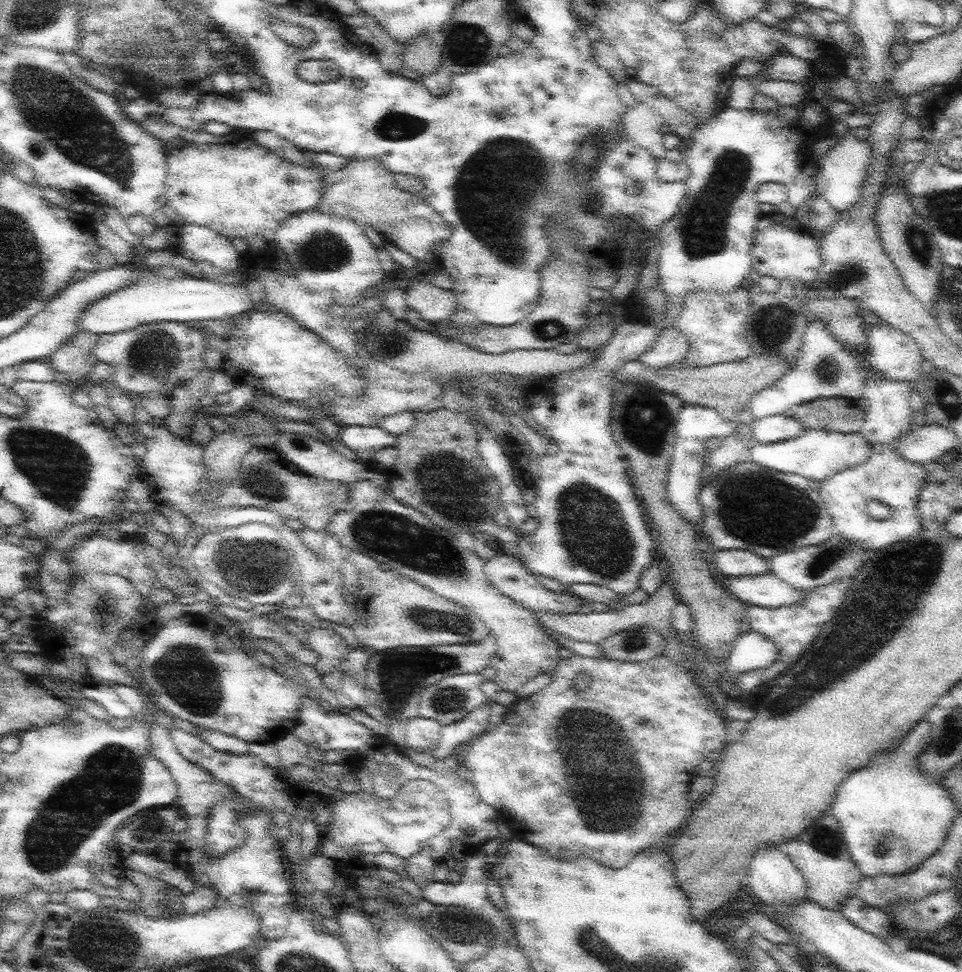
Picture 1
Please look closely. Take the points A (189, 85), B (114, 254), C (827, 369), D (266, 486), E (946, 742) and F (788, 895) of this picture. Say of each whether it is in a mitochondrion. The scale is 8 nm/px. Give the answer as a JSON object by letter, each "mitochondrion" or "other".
{"A":"other","B":"other","C":"mitochondrion","D":"mitochondrion","E":"mitochondrion","F":"other"}

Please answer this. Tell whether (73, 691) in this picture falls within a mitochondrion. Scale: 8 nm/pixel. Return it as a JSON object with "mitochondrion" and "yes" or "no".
{"mitochondrion":"no"}

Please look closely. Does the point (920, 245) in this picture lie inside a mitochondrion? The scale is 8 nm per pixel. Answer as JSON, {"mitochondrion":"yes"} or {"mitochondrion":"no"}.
{"mitochondrion":"yes"}

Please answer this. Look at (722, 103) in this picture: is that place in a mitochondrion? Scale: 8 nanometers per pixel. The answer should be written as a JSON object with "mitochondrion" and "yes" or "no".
{"mitochondrion":"no"}

